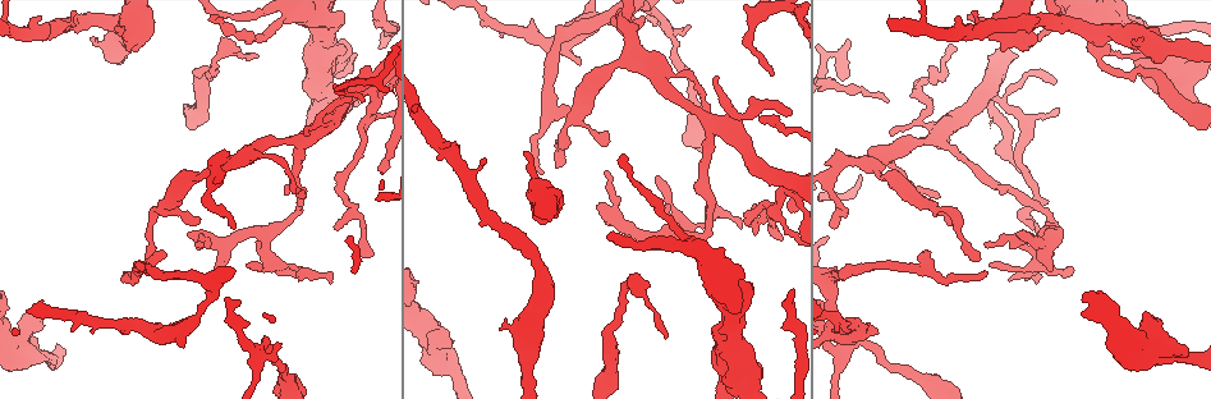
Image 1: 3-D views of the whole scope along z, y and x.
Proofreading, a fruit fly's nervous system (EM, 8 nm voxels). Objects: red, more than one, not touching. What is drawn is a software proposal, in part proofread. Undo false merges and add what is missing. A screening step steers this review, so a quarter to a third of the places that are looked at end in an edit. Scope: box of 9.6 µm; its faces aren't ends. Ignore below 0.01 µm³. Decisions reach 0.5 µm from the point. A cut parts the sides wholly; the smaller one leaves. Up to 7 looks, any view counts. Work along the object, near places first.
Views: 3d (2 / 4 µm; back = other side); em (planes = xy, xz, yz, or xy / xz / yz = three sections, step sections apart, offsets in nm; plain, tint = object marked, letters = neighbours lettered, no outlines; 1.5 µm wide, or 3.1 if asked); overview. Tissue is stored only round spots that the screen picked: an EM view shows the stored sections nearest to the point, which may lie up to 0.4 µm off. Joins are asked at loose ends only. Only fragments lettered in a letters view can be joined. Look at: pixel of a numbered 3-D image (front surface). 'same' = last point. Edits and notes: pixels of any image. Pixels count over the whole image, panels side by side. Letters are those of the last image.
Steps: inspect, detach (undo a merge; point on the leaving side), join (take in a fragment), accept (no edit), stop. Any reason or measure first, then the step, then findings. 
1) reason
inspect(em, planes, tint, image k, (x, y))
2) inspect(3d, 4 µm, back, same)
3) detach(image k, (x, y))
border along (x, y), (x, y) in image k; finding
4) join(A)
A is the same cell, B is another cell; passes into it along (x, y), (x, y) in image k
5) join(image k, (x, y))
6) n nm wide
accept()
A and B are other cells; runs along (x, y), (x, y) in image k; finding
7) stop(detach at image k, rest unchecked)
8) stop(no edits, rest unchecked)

branch stops here
inspect(3d, 4 µm, image 1, (577, 63))

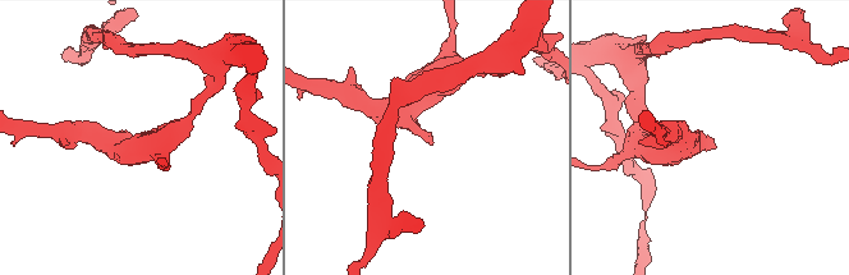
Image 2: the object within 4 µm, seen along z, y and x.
inspect(em, xz, step 8, tint, image 2, (712, 146))

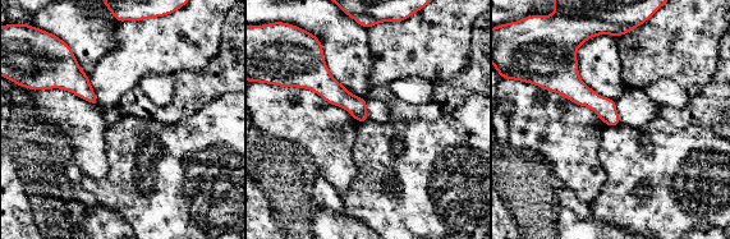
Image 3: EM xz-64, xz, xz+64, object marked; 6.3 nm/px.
what lies round it
inspect(em, xz, step 8, letters, same)

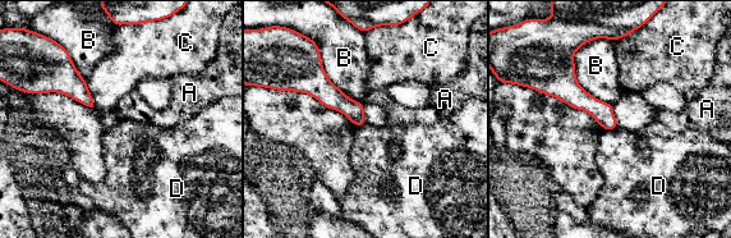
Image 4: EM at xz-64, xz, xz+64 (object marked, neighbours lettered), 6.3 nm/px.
accept()
A, B, C and D are other cells; border along (84, 79), (93, 106) in image 4; no lettered fragment goes on from it

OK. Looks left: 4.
tapers out
inspect(3d, 2 µm, image 1, (307, 130))

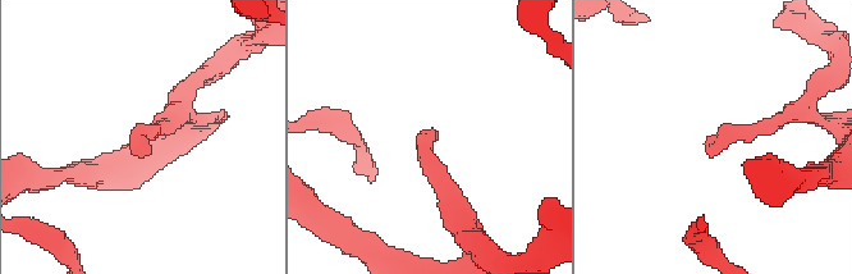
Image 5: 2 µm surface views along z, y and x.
inspect(em, planes, letters, image 5, (706, 148))

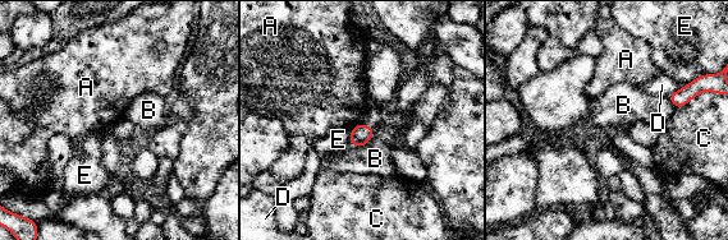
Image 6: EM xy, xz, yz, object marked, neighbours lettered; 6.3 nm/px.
accept()
A, B, C, D and E are other cells; no lettered fragment goes on from it

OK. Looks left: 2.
stop(no edits, rest unchecked)

